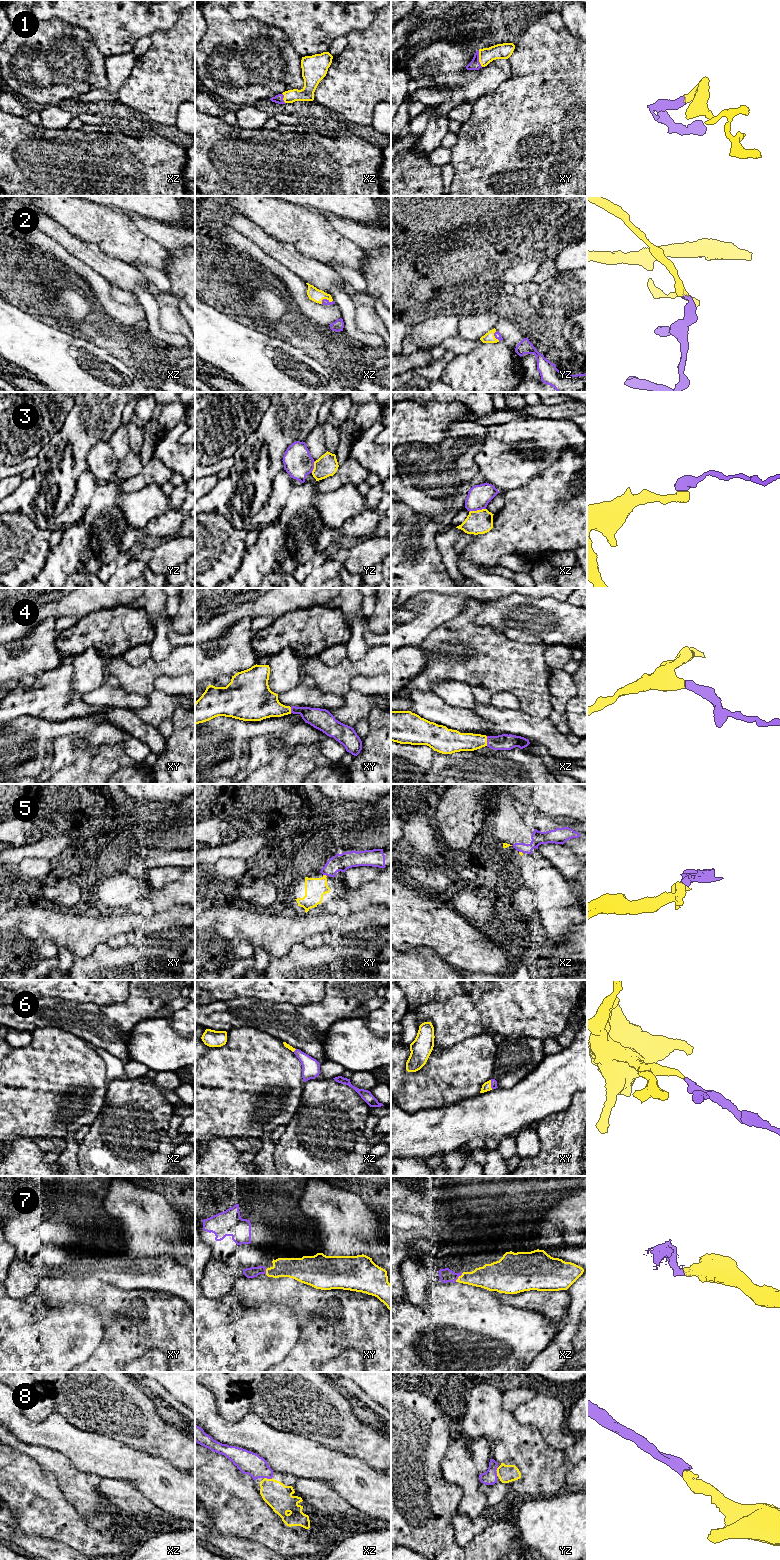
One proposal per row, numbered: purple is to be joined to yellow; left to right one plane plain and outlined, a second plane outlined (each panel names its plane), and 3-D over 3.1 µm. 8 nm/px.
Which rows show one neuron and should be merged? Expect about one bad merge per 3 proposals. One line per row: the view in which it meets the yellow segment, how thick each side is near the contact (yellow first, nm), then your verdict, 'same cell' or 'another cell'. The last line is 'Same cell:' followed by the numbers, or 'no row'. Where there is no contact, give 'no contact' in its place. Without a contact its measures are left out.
1: meets yellow in xy; 130 nm thick on the yellow side, 80 nm on the other; same cell
2: meets yellow in xz; 110 nm thick on the yellow side, 50 nm on the other; same cell
3: meets yellow in xz; 190 nm thick on the yellow side, 180 nm on the other; another cell
4: meets yellow in xz; 160 nm thick on the yellow side, 130 nm on the other; same cell
5: meets yellow in xy; 170 nm thick on the yellow side, 140 nm on the other; another cell
6: meets yellow in xy; 70 nm thick on the yellow side, 50 nm on the other; same cell
7: meets yellow in xz; 200 nm thick on the yellow side, 110 nm on the other; same cell
8: meets yellow in xz; 220 nm thick on the yellow side, 180 nm on the other; same cell
Same cell: 1, 2, 4, 6, 7, 8

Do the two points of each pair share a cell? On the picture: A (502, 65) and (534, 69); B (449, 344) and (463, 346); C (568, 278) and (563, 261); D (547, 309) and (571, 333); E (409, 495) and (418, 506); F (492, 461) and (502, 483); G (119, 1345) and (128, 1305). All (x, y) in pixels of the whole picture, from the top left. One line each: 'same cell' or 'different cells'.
A: different cells
B: same cell
C: different cells
D: different cells
E: same cell
F: same cell
G: same cell

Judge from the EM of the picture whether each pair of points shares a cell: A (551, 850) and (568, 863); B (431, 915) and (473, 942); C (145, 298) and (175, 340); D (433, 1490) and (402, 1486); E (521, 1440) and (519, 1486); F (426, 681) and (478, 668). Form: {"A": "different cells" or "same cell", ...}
{"A": "same cell", "B": "same cell", "C": "same cell", "D": "same cell", "E": "same cell", "F": "same cell"}

